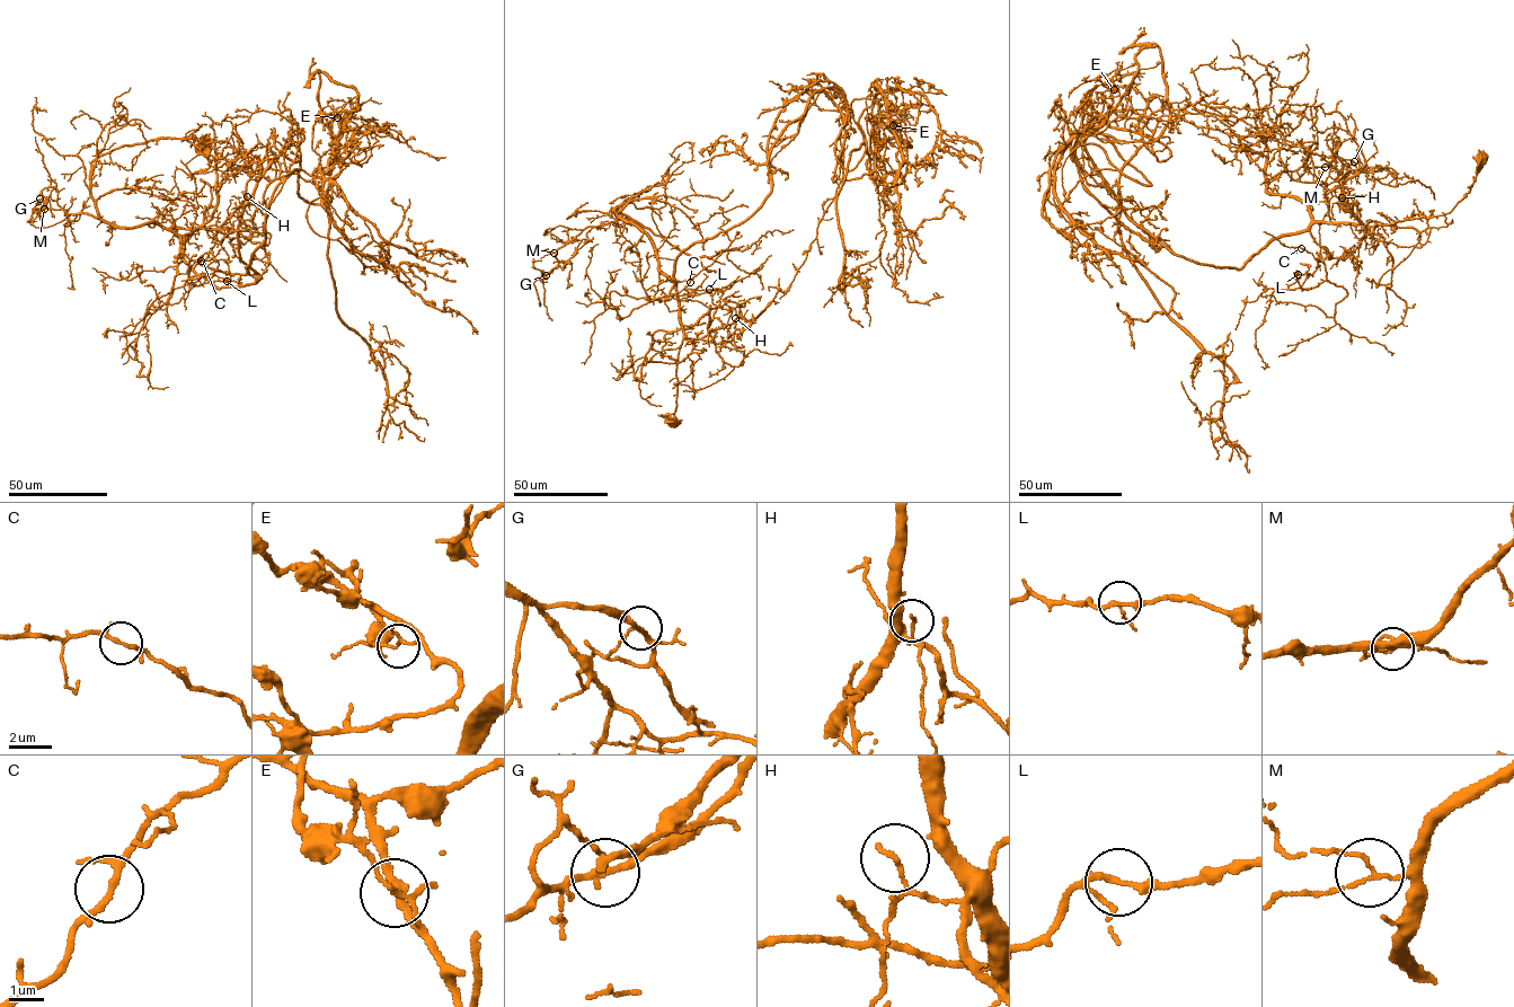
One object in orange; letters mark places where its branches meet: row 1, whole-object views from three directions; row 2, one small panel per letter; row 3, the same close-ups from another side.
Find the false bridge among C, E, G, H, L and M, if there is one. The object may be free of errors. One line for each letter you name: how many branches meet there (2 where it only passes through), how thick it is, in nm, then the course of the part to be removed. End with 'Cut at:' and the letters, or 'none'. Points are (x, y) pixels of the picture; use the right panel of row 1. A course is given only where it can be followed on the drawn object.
E: branches 3; calibre 100 nm; course (1113, 89), (1107, 127), (1079, 142), (1151, 184), (1090, 133), (1081, 184), (1151, 241), (1142, 222), (1166, 220)
Cut at: E

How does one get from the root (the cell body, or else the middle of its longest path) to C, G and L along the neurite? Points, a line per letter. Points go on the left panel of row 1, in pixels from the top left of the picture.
C: (202, 144), (209, 167), (193, 176), (211, 202), (204, 227), (184, 237), (177, 268), (201, 261)
G: (202, 144), (209, 167), (193, 176), (211, 202), (204, 227), (186, 235), (112, 226), (40, 199)
L: (202, 144), (209, 167), (193, 176), (211, 202), (204, 227), (184, 237), (177, 268), (196, 285), (227, 281)

